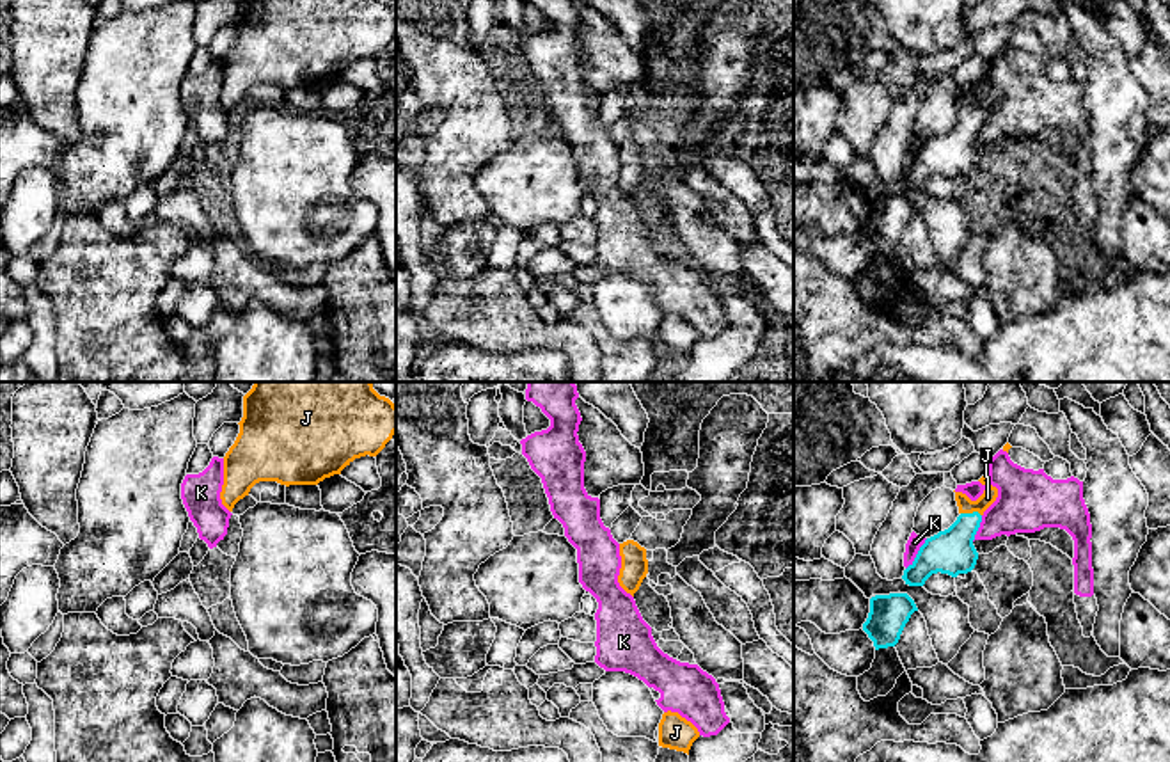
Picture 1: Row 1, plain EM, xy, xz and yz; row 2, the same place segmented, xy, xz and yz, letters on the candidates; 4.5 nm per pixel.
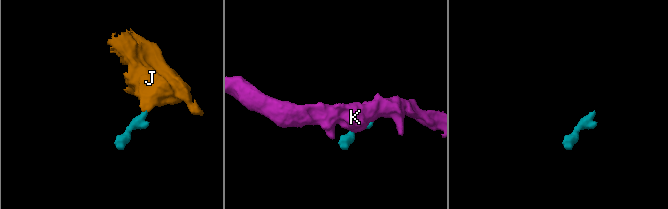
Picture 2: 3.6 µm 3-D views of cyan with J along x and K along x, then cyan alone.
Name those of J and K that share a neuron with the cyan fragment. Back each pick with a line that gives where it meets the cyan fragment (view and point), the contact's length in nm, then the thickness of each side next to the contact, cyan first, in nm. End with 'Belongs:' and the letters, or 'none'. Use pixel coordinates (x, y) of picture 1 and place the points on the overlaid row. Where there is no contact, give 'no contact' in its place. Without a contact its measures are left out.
J: meets cyan in yz at (973, 512); contact 100 nm long; 200 nm thick on the cyan side, 70 nm on the other
Belongs: J

